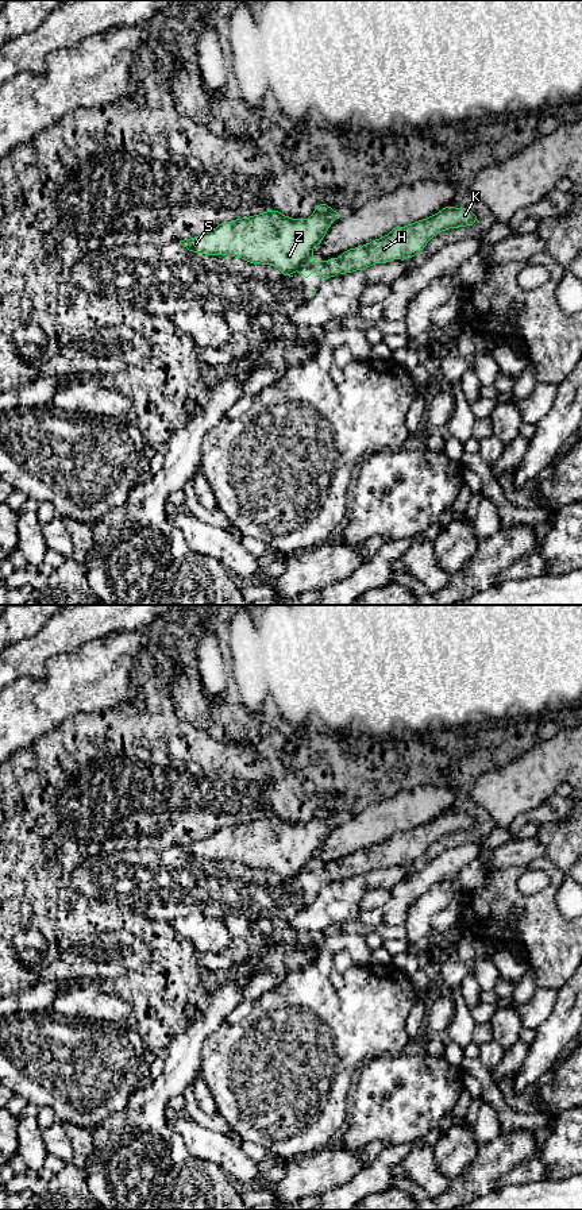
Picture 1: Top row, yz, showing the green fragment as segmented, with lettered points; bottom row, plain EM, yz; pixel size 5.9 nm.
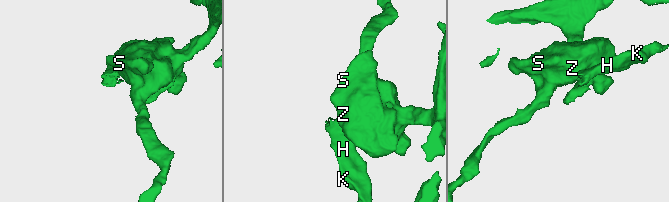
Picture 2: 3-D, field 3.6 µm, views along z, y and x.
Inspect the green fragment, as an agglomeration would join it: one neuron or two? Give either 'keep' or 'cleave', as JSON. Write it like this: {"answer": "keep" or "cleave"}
{"answer": "cleave"}

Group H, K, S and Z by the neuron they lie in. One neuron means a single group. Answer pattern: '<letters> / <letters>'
H K / S Z

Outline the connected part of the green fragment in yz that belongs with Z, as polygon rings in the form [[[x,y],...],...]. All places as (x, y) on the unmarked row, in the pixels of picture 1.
[[[327,809],[316,810],[313,818],[304,825],[292,824],[278,816],[267,816],[221,828],[203,840],[180,848],[193,858],[242,863],[250,868],[274,871],[284,880],[290,880],[313,864],[313,853],[321,848],[331,829],[339,822],[340,820]]]

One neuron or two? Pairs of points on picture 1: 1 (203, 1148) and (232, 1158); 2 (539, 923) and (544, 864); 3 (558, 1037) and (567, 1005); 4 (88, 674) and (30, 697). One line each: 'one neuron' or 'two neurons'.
1: one neuron
2: one neuron
3: one neuron
4: one neuron

